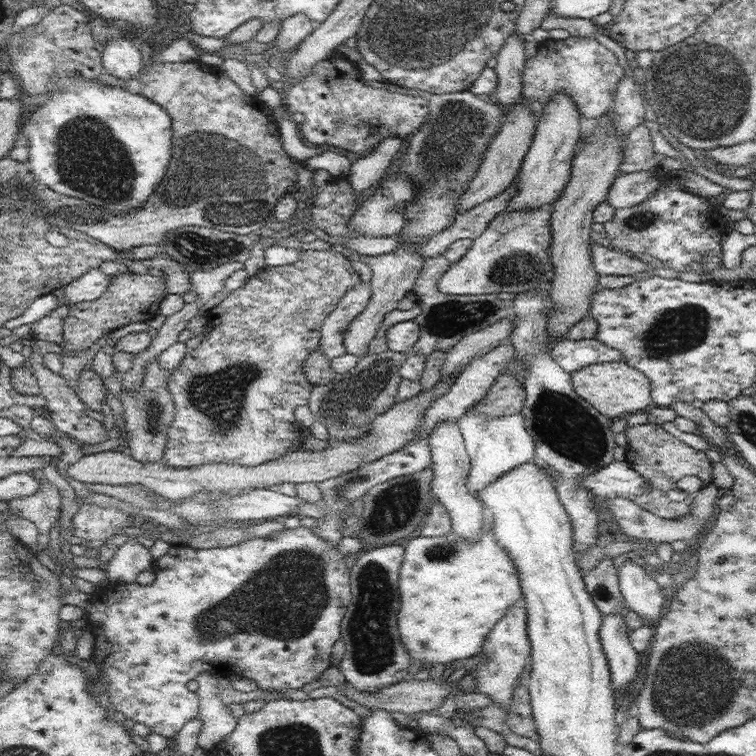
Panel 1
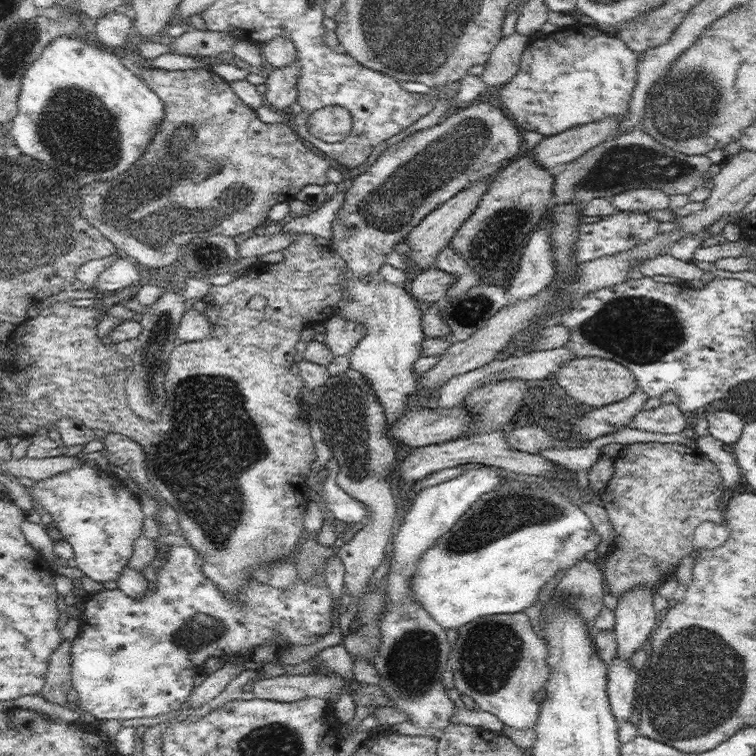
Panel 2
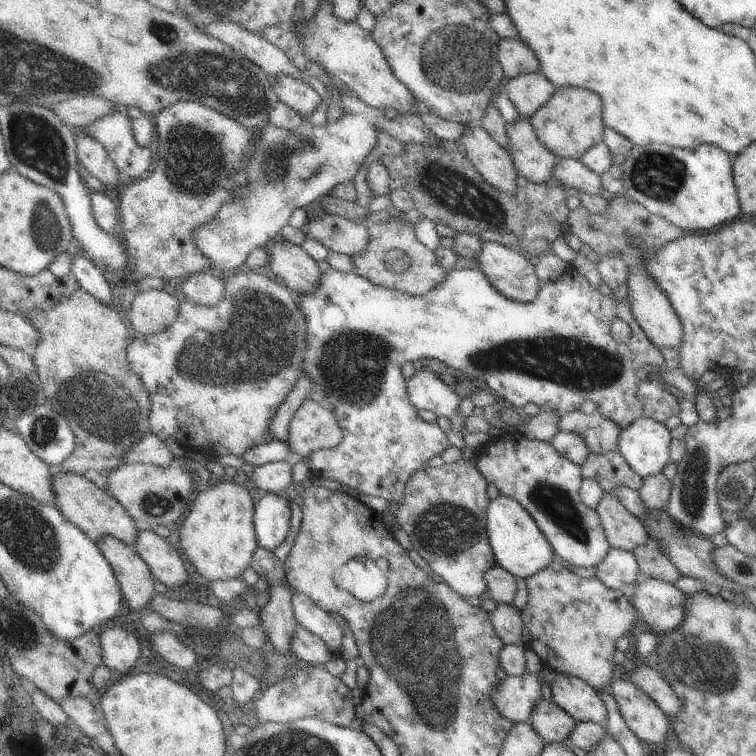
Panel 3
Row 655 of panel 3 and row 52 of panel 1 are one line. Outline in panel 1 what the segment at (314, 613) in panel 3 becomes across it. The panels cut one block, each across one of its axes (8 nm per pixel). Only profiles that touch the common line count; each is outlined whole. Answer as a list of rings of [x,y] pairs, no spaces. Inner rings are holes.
[[[332,52],[330,56],[314,65],[313,71],[314,73],[287,90],[283,99],[288,115],[293,113],[304,115],[304,122],[300,124],[299,130],[302,130],[302,136],[312,144],[329,144],[336,148],[344,148],[354,154],[360,154],[360,156],[366,156],[376,144],[380,144],[382,140],[390,136],[404,139],[408,134],[415,133],[428,118],[429,101],[426,98],[406,96],[406,94],[397,96],[383,89],[367,86],[356,61],[351,61],[338,52]]]

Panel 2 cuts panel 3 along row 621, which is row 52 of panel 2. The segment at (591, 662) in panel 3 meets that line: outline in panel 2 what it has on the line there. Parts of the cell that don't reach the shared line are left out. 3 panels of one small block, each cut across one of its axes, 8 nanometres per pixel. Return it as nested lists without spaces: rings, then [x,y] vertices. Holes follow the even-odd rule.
[[[576,22],[572,26],[564,26],[564,28],[558,28],[556,32],[552,32],[547,35],[540,35],[538,38],[534,38],[528,43],[528,46],[524,49],[522,53],[522,58],[520,61],[520,66],[518,72],[514,74],[514,78],[508,81],[500,89],[496,90],[495,93],[498,98],[506,106],[506,110],[510,112],[511,117],[514,118],[514,122],[522,130],[533,130],[543,134],[544,137],[550,135],[557,135],[561,132],[574,128],[574,126],[588,124],[590,122],[598,122],[608,118],[608,116],[624,116],[628,112],[630,100],[632,97],[632,92],[636,87],[637,83],[637,71],[638,71],[639,55],[634,52],[624,41],[621,40],[619,36],[608,34],[603,30],[599,30],[597,26],[590,26]]]

